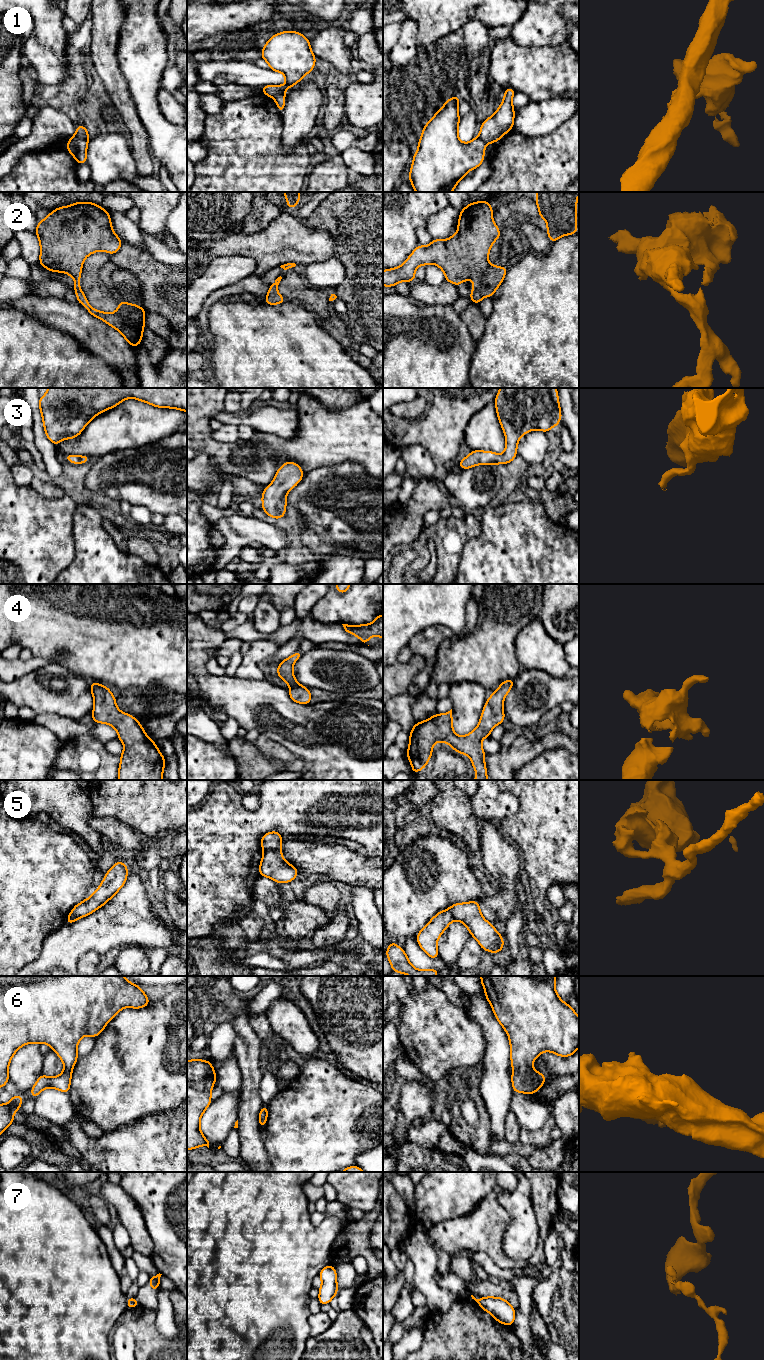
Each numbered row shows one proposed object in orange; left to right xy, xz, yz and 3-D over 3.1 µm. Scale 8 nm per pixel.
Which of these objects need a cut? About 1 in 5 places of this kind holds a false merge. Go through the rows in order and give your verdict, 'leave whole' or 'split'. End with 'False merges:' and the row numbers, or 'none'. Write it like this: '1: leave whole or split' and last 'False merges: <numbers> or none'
1: split
2: leave whole
3: leave whole
4: leave whole
5: split
6: leave whole
7: split
False merges: 1, 5, 7

